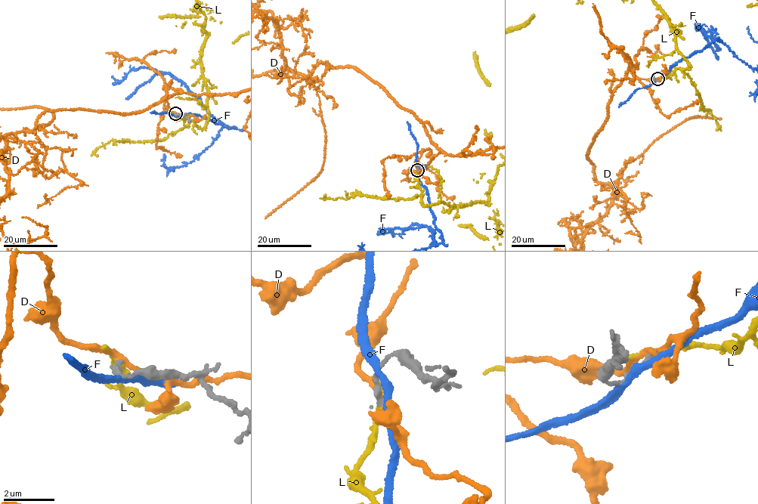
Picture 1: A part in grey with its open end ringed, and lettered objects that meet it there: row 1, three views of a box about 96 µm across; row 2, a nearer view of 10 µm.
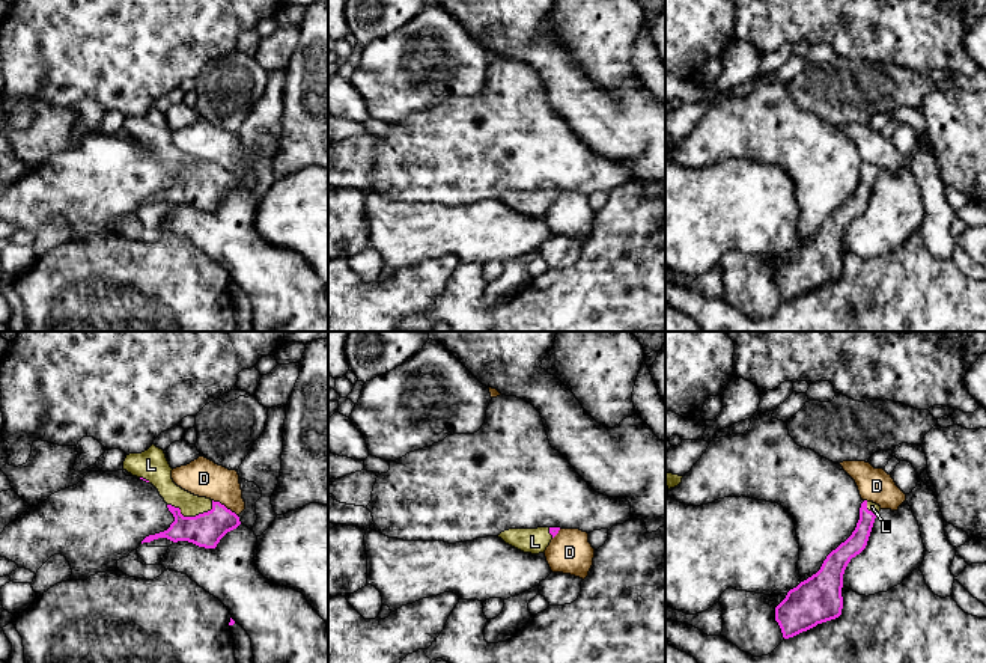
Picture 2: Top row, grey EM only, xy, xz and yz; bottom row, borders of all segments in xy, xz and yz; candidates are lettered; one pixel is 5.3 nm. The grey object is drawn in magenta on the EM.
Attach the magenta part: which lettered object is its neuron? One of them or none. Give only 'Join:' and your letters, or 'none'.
Join: L

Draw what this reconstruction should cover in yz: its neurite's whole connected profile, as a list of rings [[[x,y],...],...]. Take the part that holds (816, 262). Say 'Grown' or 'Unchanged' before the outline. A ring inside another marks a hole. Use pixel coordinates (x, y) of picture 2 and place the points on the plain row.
Grown. [[[864,163],[852,197],[826,218],[816,237],[790,252],[775,270],[775,283],[784,301],[841,277],[844,232],[866,211],[879,173],[879,167]]]

